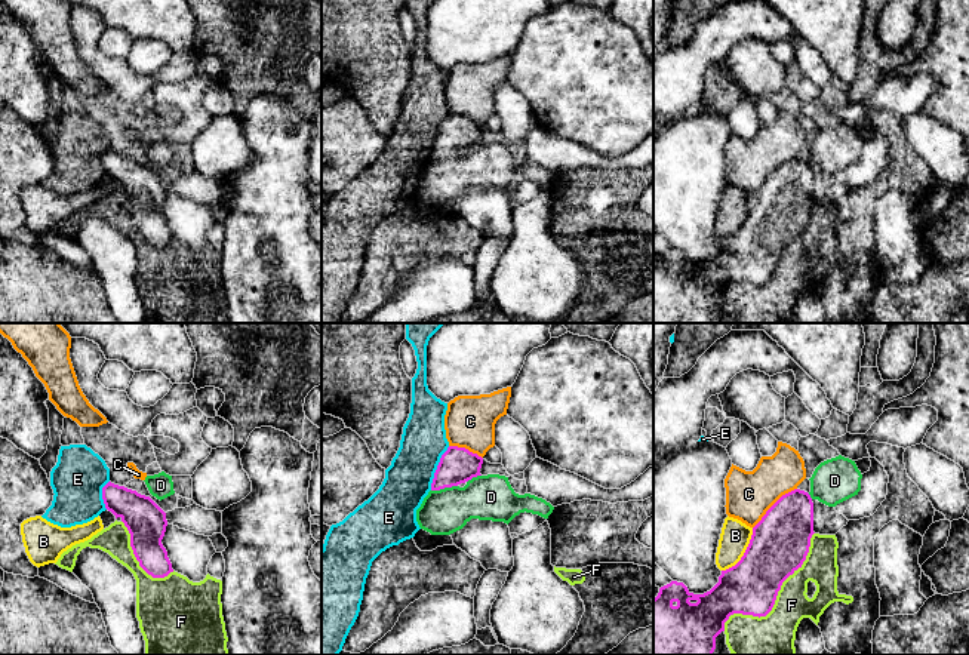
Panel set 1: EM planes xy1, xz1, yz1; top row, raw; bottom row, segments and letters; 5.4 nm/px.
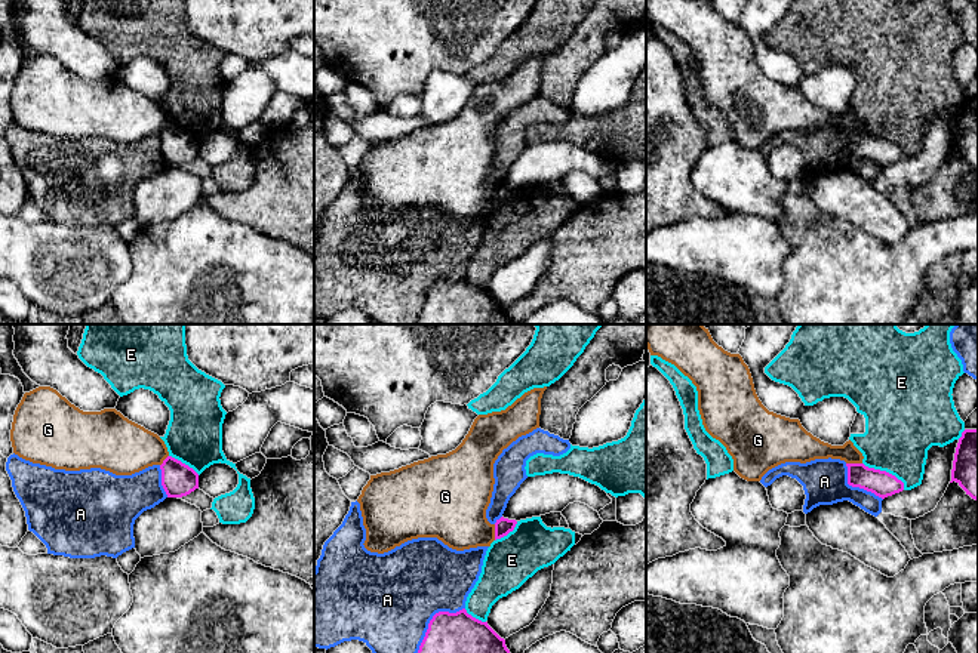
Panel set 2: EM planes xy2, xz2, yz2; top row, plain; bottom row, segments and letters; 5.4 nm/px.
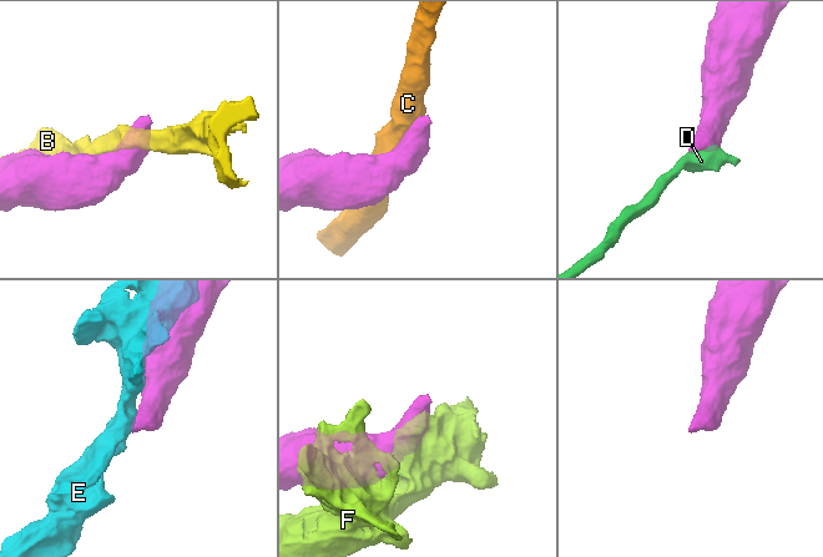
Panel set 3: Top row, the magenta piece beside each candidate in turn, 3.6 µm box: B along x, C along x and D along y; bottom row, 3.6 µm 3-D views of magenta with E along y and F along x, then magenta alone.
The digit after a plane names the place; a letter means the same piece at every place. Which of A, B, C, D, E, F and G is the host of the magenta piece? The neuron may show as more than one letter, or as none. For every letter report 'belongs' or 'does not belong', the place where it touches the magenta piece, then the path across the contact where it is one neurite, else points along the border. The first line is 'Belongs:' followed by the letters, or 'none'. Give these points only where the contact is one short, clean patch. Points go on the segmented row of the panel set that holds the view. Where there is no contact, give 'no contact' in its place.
Belongs: D
A: does not belong; contact xz2 (431, 619)
B: does not belong; contact yz1 (744, 553)
C: does not belong; contact yz1 (772, 506)
D: belongs; contact xz1 (443, 488); way xz1 (457, 466), (446, 477), (443, 488), (443, 511)
E: does not belong; contact yz2 (885, 471)
F: does not belong; contact yz1 (775, 599)
G: does not belong; contact xz2 (495, 532); border xz2 (494, 524), (495, 539)

